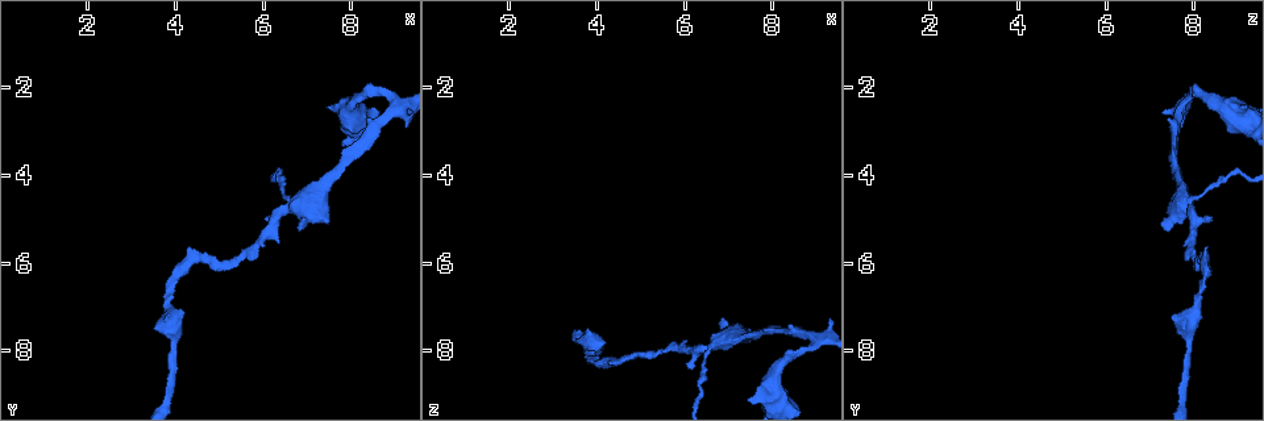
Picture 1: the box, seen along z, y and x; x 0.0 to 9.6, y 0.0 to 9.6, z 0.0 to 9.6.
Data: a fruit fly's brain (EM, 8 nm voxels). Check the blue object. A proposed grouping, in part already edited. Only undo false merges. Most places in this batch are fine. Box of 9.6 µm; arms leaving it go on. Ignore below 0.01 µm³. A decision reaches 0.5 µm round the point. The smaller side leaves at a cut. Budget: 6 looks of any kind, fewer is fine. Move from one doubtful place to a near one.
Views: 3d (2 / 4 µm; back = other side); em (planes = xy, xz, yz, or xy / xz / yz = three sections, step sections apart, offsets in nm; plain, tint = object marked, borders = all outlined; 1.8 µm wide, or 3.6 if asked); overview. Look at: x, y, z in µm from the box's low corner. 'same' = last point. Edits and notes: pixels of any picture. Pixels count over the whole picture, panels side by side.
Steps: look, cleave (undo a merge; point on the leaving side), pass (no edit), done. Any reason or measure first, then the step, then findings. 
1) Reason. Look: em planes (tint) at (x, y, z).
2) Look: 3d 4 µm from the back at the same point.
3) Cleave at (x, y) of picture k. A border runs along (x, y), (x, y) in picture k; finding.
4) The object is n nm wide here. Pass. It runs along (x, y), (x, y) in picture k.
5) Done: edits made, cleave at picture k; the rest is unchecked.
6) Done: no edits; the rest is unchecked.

Sharp bend. Look: em xz step 16 (tint) at (8.95, 2.50, 7.70).

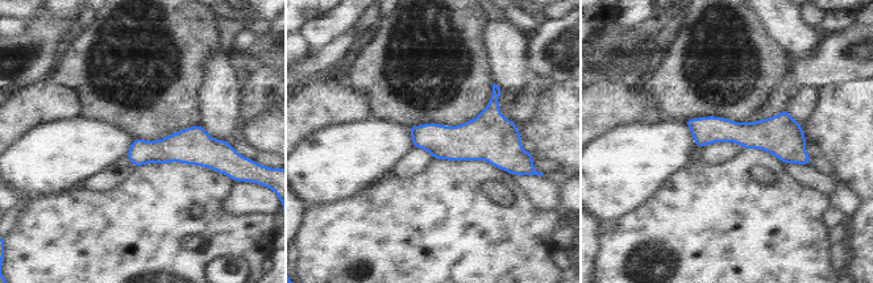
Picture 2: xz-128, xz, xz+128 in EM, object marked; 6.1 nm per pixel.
Another direction. Look: em planes (borders) at the same point.

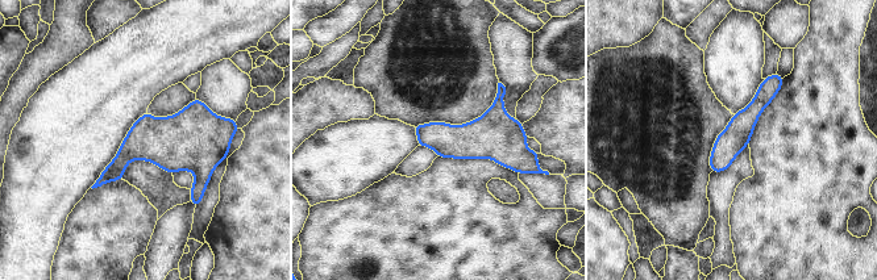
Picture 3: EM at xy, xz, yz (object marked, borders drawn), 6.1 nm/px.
The object is 170 nm wide here. Pass. It runs along (777, 78), (742, 124), (714, 168) in picture 3; all the same neuron.

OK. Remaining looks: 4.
Two arms at a narrow angle. Look: em planes (tint) at (7.15, 4.55, 7.70).

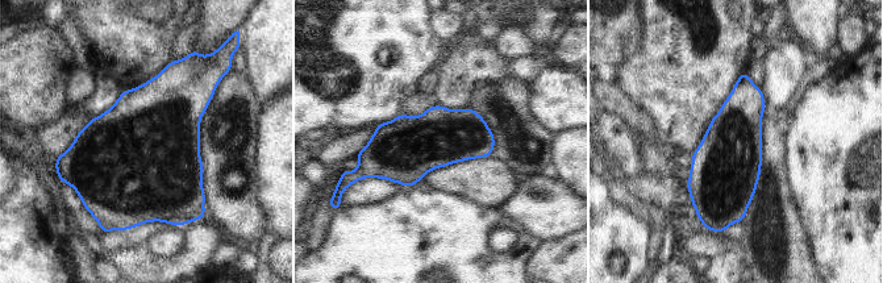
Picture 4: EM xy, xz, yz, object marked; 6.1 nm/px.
Pass. All the same neuron.

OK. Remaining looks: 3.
Sharp bend. Look: em xy step 16 (tint) at (4.45, 5.95, 8.30).

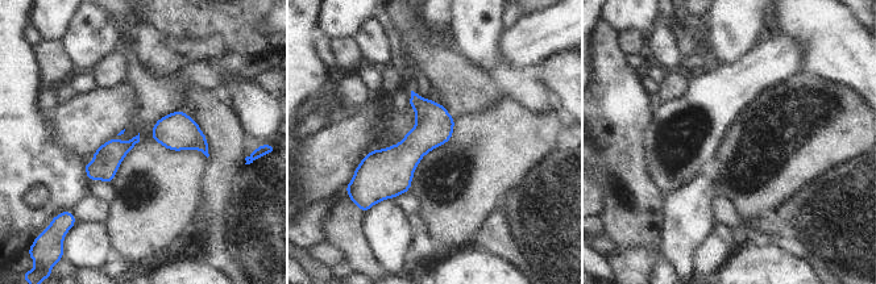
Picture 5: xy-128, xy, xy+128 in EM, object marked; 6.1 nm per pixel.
Another direction. Look: em planes (tint) at the same point.

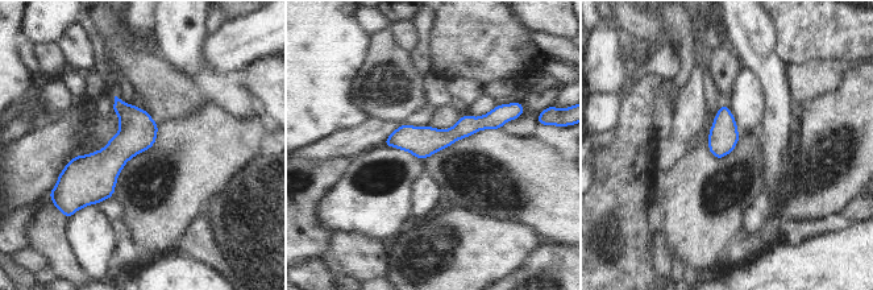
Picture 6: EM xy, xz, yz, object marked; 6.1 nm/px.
Pass. It runs along (506, 117), (443, 139), (389, 143) in picture 6; one neuron here.

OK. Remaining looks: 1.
Done: no edits; the rest is unchecked.

